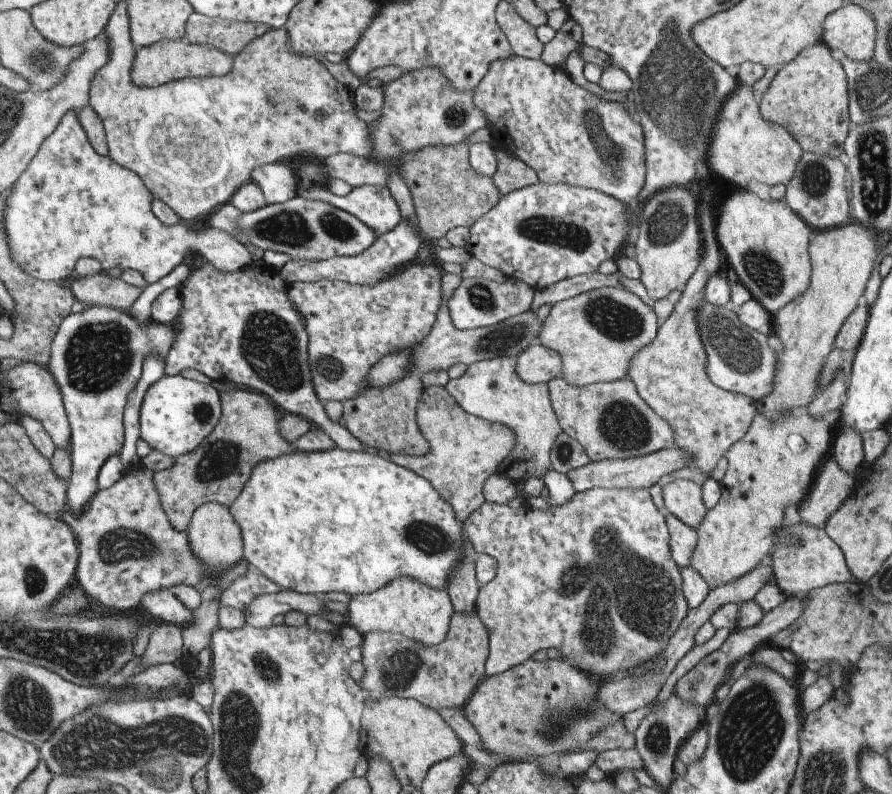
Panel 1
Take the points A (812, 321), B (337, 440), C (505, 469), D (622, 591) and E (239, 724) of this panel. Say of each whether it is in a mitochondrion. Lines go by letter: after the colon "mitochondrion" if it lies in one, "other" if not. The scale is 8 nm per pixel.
A: other
B: other
C: other
D: mitochondrion
E: mitochondrion

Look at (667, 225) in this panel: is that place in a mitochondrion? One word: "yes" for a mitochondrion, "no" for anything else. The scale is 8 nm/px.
yes

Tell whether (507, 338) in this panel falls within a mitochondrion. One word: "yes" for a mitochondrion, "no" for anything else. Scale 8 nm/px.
yes

